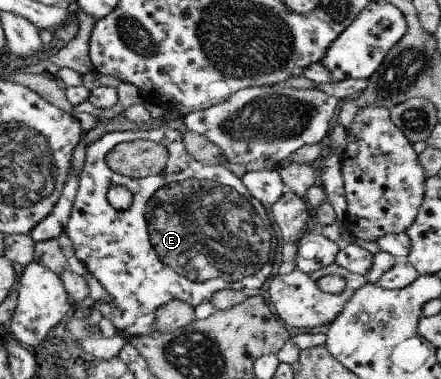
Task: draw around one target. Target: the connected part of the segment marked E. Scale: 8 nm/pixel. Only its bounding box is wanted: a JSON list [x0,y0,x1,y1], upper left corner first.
[64,126,276,342]

